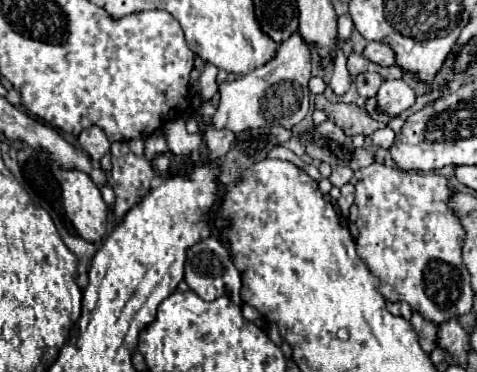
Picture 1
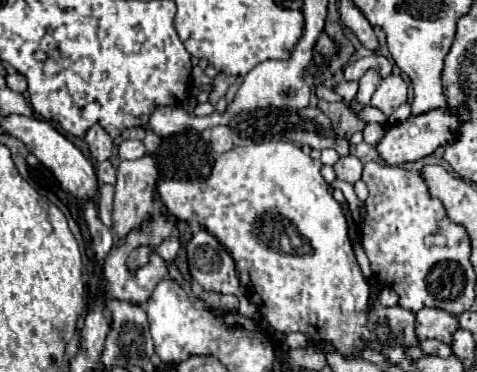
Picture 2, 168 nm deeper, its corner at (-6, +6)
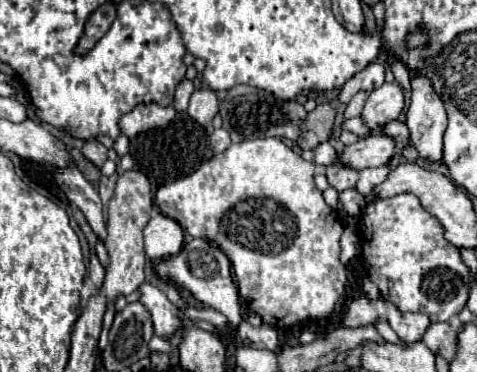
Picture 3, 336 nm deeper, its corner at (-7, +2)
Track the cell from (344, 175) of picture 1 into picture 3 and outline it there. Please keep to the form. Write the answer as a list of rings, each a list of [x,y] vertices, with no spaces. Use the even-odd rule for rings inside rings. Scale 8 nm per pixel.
[[[327,165],[325,175],[327,175],[329,185],[333,189],[337,189],[339,193],[345,191],[345,189],[355,187],[357,177],[359,177],[359,173],[355,169],[347,169],[347,167],[341,167],[341,165]]]

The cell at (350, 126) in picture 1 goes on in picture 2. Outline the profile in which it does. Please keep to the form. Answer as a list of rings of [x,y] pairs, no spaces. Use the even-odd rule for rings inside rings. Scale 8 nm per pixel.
[[[318,101],[318,107],[322,113],[326,113],[334,121],[334,129],[342,133],[344,137],[350,137],[356,131],[362,131],[366,127],[366,121],[362,121],[346,103],[328,103],[328,101]]]

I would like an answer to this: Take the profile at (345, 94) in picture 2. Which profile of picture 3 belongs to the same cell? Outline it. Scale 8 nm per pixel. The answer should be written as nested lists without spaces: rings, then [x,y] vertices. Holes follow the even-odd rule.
[[[393,121],[391,125],[387,125],[385,133],[397,141],[397,147],[399,147],[399,149],[403,149],[403,147],[409,145],[409,129],[407,129],[405,123]]]

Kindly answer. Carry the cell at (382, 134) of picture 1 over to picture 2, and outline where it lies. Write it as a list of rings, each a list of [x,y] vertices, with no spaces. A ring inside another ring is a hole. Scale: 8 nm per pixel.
[[[368,123],[366,129],[364,129],[362,133],[364,133],[364,141],[366,141],[366,143],[370,143],[370,145],[378,145],[378,143],[382,141],[386,129],[384,129],[382,123]]]

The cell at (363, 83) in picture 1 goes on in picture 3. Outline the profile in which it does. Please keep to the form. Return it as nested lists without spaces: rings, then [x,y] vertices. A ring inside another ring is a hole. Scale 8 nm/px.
[[[359,91],[359,93],[349,101],[349,105],[347,105],[347,109],[345,109],[345,117],[347,117],[347,119],[349,119],[349,117],[359,117],[365,99],[367,99],[367,93]]]

